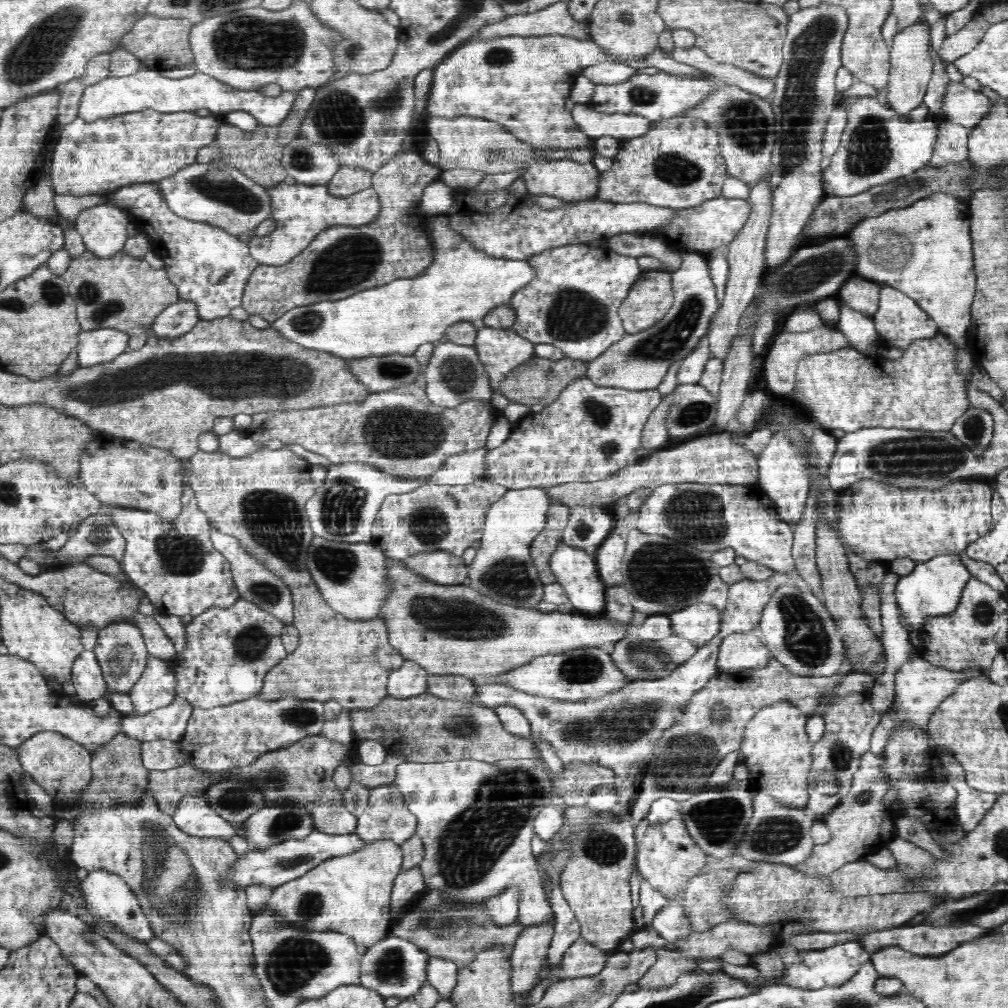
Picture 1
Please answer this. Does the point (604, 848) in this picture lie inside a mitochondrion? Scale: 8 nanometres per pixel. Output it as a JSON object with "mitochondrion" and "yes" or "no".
{"mitochondrion":"yes"}

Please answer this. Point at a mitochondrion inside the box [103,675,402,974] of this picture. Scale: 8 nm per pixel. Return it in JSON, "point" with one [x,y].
{"point":[175,893]}

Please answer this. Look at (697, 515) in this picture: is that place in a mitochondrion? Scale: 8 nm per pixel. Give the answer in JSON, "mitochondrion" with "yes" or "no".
{"mitochondrion":"yes"}

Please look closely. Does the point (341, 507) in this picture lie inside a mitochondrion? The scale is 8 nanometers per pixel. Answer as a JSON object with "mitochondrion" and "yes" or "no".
{"mitochondrion":"yes"}

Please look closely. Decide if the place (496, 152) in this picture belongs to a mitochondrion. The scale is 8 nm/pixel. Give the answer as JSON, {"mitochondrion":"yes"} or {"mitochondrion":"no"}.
{"mitochondrion":"yes"}

